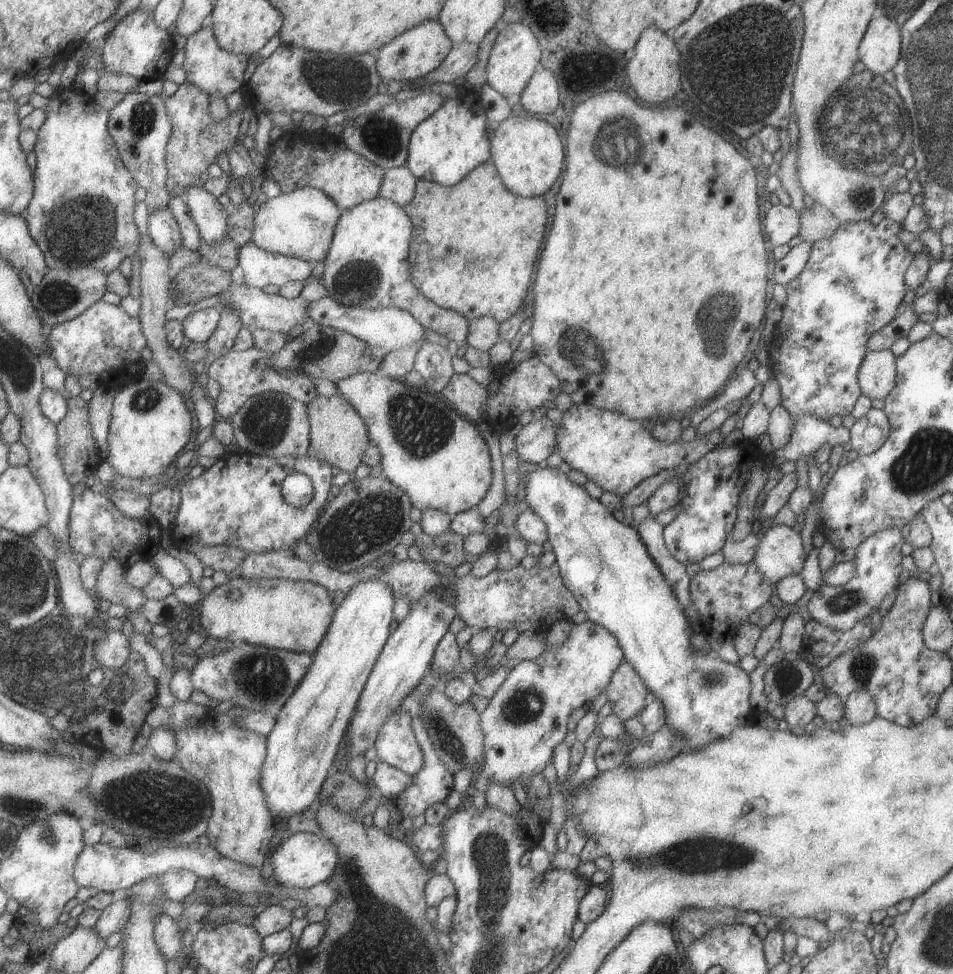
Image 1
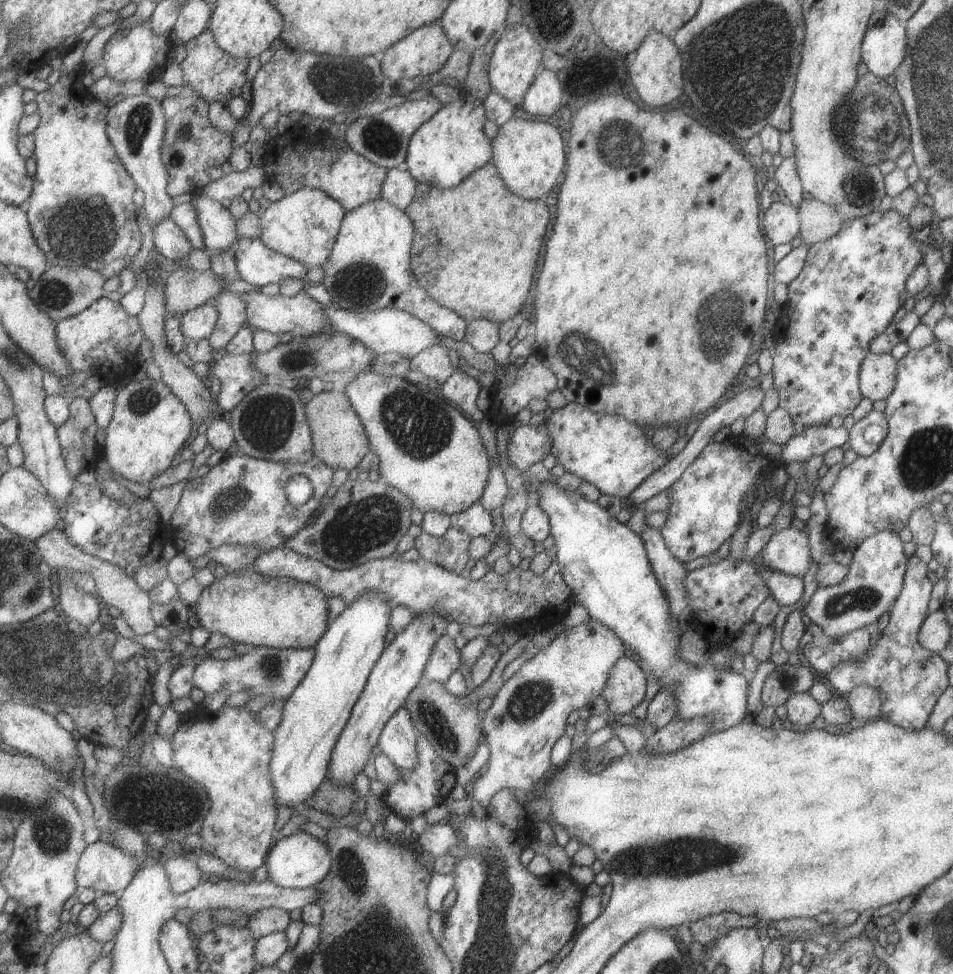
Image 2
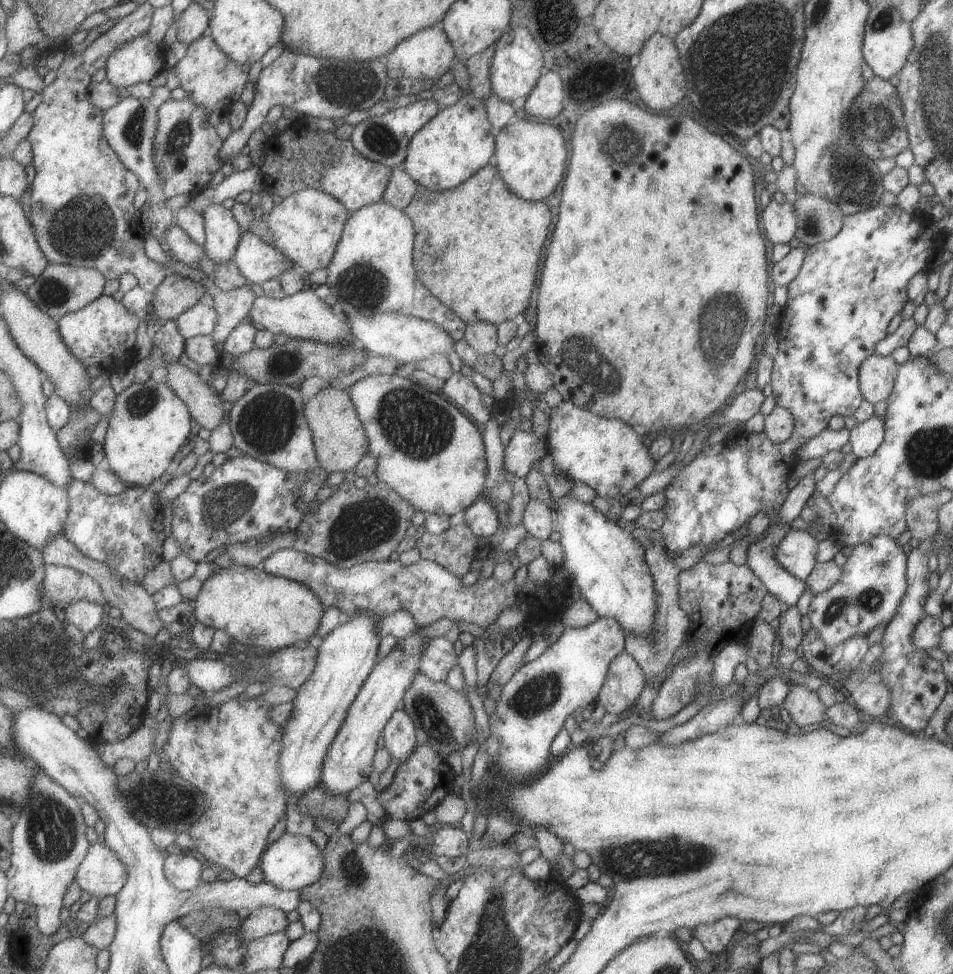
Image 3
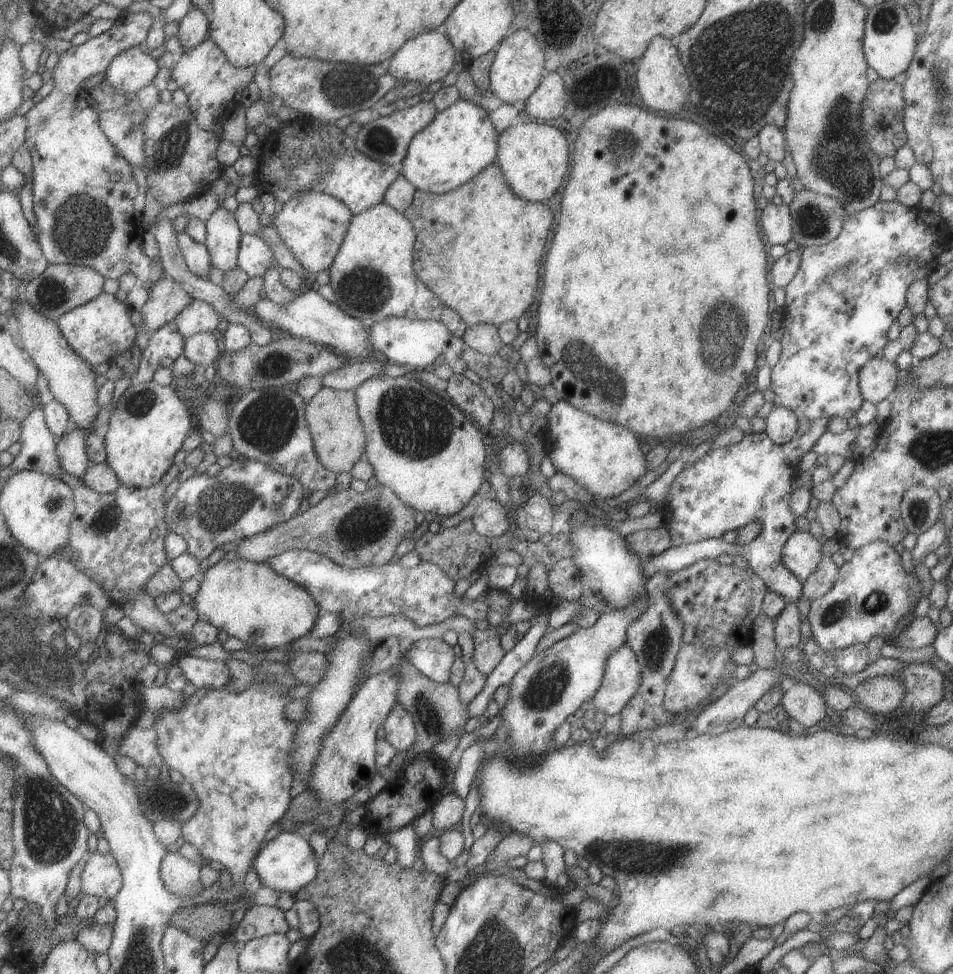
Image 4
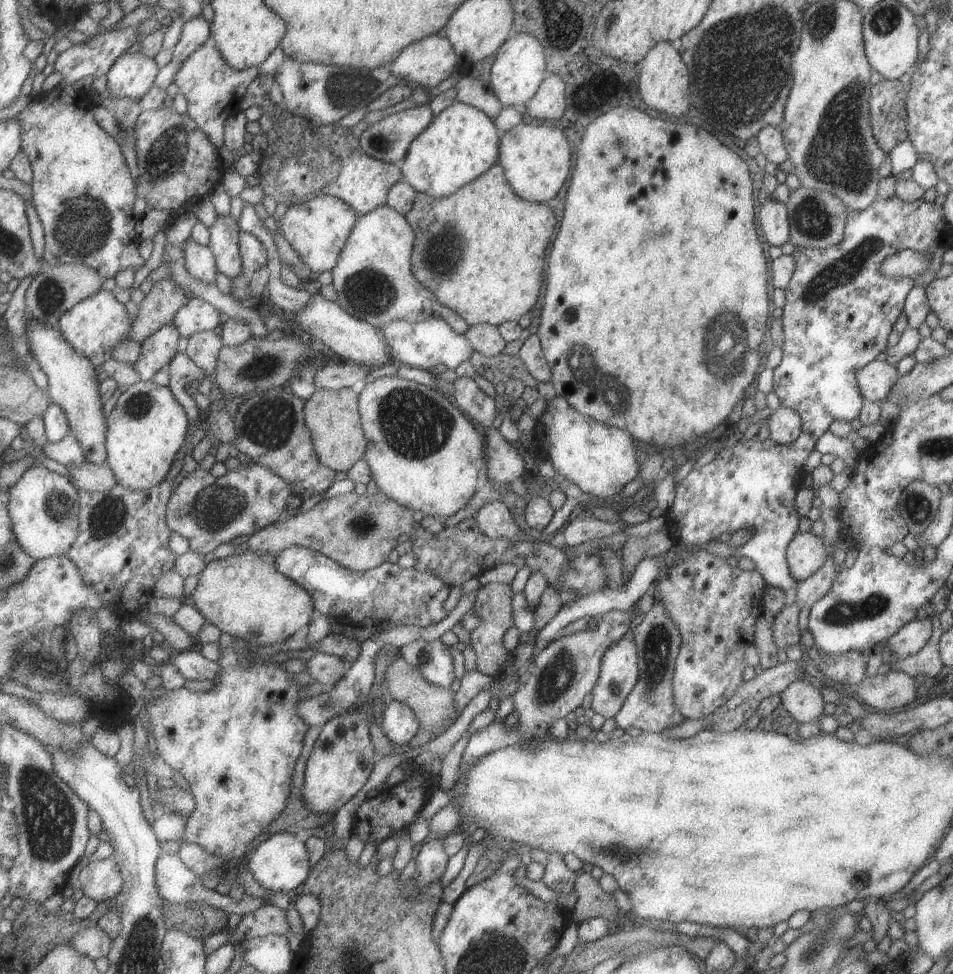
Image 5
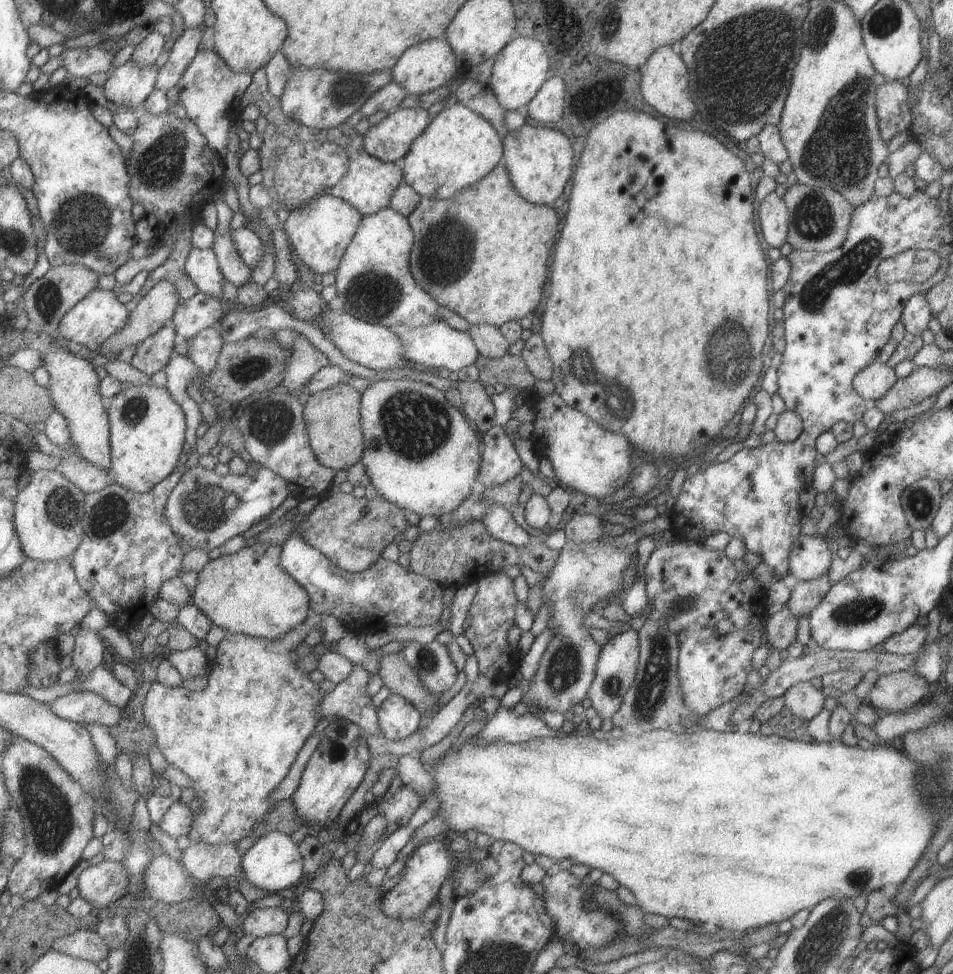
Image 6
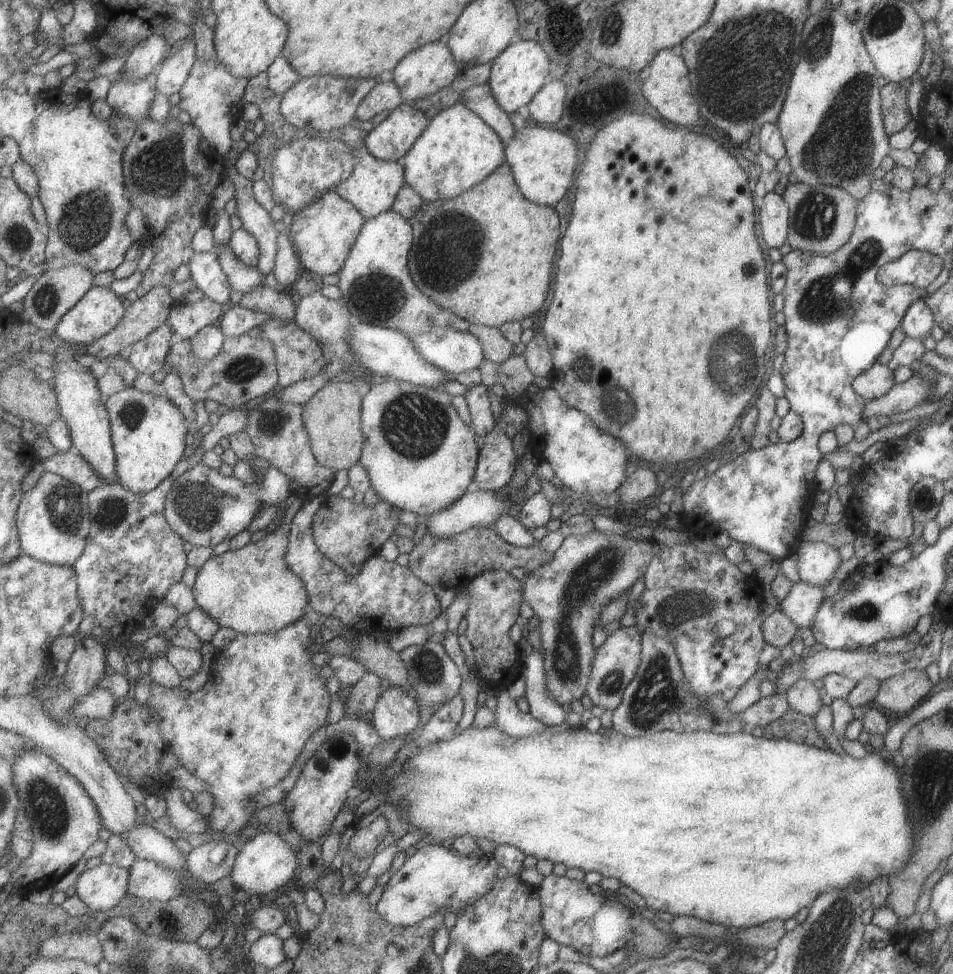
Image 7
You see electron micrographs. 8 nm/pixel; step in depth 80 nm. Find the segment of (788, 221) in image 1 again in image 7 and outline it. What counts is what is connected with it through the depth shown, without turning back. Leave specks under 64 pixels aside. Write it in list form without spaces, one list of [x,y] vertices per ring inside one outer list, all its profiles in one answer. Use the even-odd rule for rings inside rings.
[[[769,191],[758,202],[759,230],[768,248],[778,248],[786,241],[788,206],[782,195]]]

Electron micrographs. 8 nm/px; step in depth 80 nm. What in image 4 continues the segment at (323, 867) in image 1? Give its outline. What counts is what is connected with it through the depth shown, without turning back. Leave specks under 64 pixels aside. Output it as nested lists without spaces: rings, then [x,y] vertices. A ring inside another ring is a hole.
[[[283,831],[266,843],[255,857],[253,868],[259,873],[264,885],[281,892],[296,894],[318,875],[319,857],[309,840],[296,831]]]

